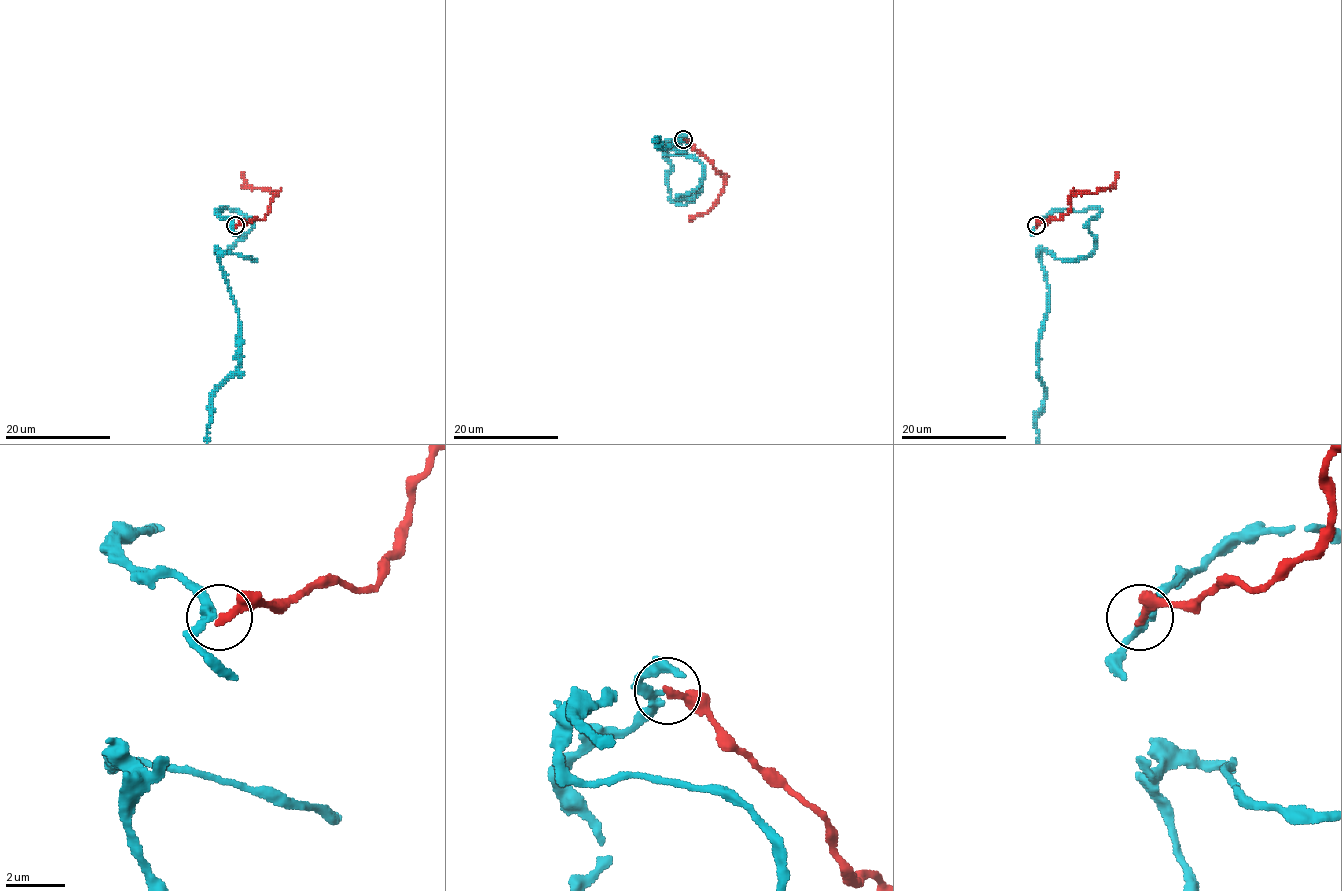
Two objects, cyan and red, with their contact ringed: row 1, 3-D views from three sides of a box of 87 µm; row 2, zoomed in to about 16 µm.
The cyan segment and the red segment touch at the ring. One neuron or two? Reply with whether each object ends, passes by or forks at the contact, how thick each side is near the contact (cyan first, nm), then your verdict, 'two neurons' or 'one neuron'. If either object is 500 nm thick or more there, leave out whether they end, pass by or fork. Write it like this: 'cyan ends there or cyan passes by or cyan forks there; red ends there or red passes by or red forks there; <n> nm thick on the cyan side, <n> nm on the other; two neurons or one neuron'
cyan passes by; red ends there; 260 nm thick on the cyan side, 280 nm on the other; two neurons

